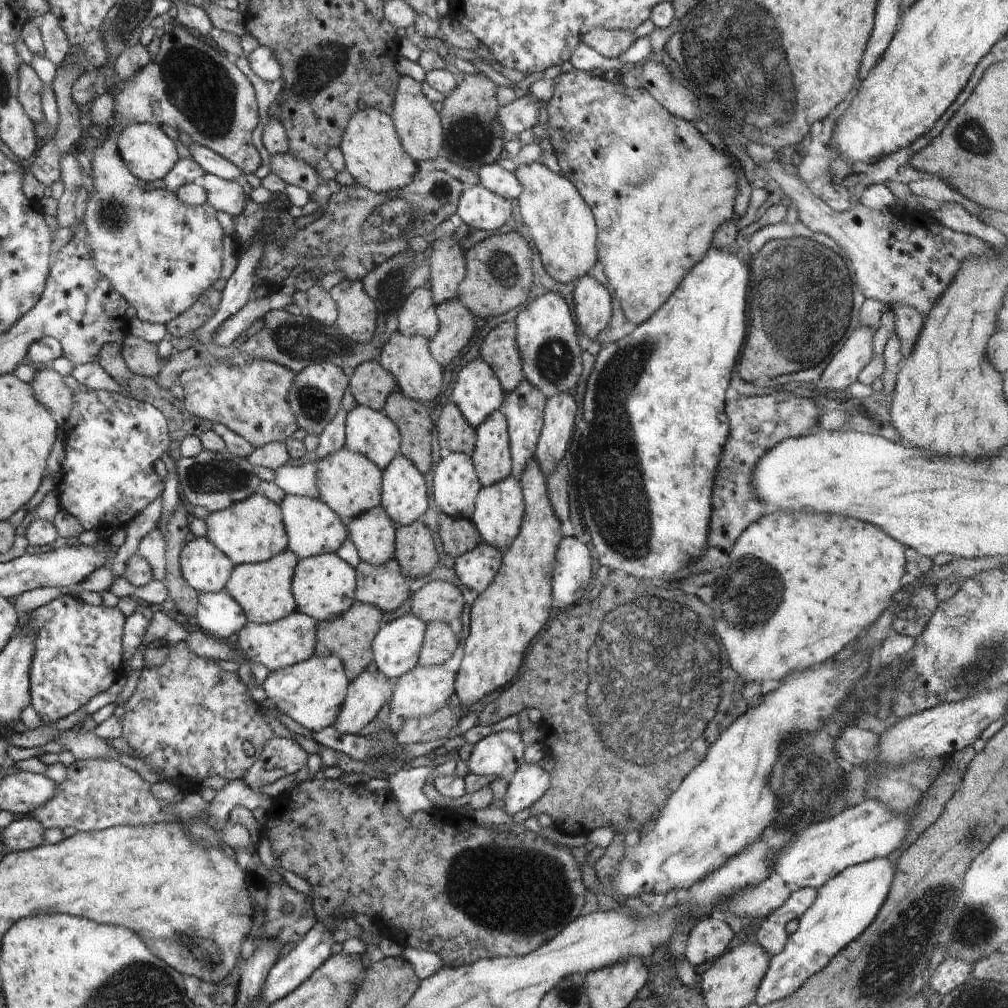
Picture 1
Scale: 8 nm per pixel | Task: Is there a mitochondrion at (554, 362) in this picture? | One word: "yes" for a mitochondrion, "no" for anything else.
yes

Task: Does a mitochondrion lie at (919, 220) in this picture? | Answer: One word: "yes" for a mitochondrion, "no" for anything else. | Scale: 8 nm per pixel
no

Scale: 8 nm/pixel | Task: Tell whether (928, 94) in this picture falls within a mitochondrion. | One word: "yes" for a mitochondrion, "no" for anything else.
no

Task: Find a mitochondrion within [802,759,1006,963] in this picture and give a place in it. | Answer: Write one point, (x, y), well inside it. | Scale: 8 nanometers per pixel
(971, 927)

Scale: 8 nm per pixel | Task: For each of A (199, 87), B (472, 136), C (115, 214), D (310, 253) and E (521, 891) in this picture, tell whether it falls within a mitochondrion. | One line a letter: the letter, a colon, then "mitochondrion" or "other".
A: mitochondrion
B: mitochondrion
C: mitochondrion
D: other
E: mitochondrion

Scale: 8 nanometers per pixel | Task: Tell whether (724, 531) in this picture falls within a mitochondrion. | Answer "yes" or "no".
no

